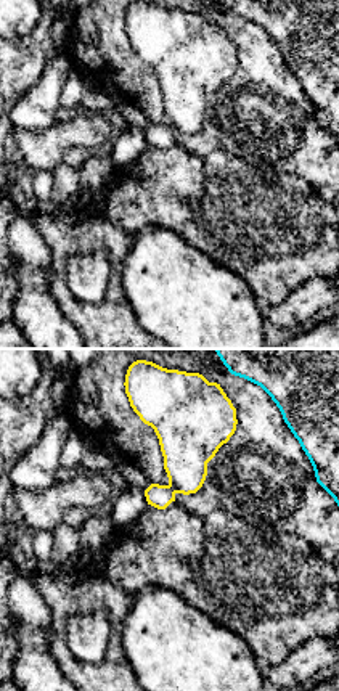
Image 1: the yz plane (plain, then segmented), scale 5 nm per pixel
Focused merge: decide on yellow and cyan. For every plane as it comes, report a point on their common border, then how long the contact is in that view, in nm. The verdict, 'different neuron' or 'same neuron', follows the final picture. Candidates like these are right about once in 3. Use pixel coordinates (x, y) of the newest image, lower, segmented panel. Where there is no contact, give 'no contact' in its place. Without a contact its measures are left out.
no contact

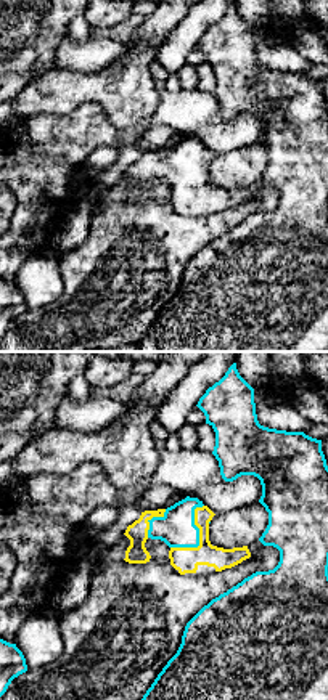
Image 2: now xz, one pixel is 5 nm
meets yellow at (200, 537); contact 280 nm long

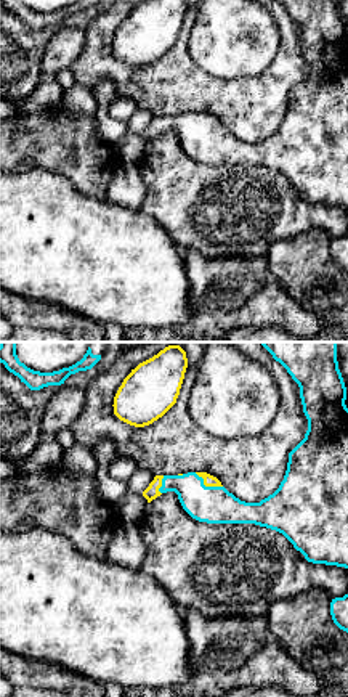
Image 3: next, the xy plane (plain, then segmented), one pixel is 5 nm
meets yellow at (207, 485); contact 160 nm long

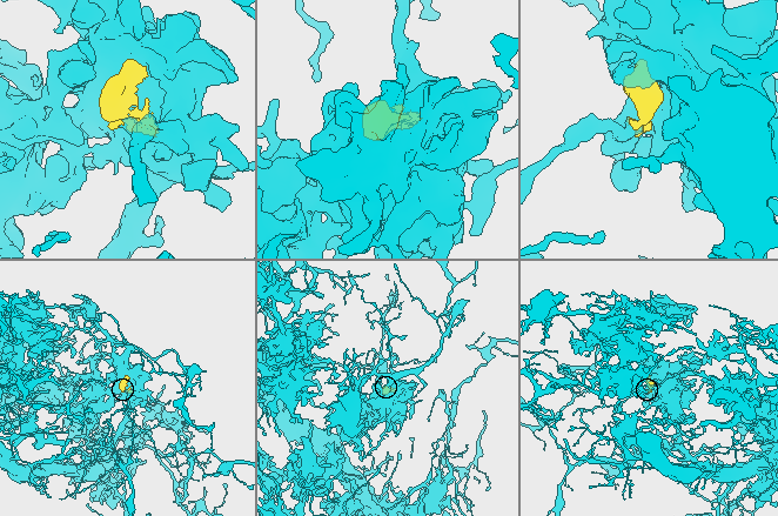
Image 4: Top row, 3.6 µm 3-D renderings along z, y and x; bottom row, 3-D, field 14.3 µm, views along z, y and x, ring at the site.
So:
same neuron

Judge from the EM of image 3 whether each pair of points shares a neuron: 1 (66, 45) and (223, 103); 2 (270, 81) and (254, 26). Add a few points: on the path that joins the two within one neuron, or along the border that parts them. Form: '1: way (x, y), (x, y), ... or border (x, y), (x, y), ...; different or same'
1: border (84, 31), (84, 48), (68, 68); different
2: border (279, 32), (275, 58), (260, 73), (231, 81); different

